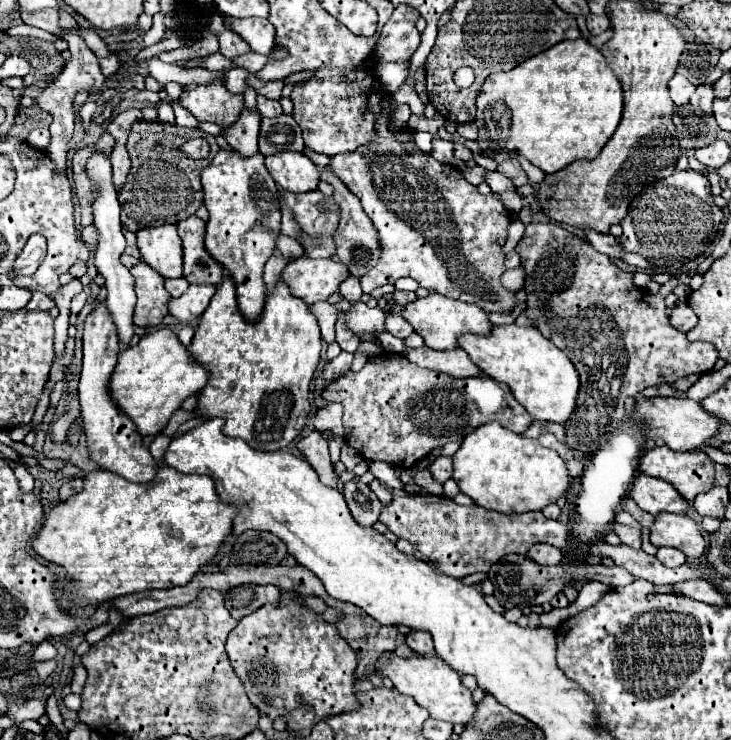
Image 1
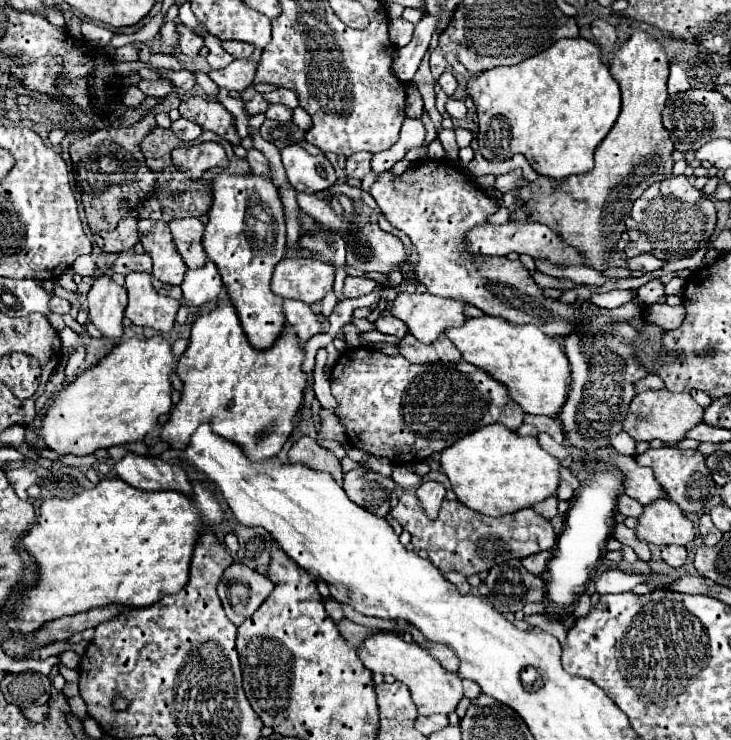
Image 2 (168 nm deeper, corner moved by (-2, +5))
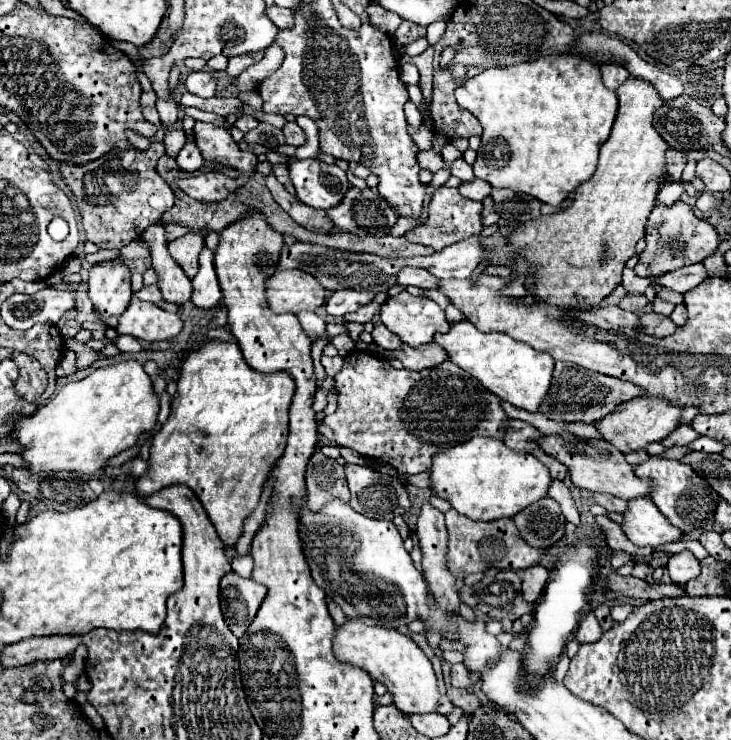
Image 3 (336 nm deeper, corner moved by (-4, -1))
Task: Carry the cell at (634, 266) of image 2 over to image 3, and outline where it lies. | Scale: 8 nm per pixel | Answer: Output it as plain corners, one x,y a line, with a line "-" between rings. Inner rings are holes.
695,263
695,265
687,265
687,267
681,267
681,269
651,277
651,281
655,281
661,287
673,289
677,293
687,293
693,287
697,287
697,283
701,283
705,277
707,277
705,267
701,263

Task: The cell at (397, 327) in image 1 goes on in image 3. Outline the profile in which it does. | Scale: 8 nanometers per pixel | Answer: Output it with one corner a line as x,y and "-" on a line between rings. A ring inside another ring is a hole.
383,323
381,325
377,325
375,329
373,329
373,341
379,345
379,347
383,347
383,349
389,349
389,351
393,351
393,349
399,349
401,345
403,345
403,341
397,337
397,335
393,335

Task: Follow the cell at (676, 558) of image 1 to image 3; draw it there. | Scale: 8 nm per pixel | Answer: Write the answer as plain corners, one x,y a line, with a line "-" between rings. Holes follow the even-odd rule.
681,551
677,555
671,555
667,561
667,573
673,583
685,585
689,579
695,579
699,575
699,561
693,557
691,551

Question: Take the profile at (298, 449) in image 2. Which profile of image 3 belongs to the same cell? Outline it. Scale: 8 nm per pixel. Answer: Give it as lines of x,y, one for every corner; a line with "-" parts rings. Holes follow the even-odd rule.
319,449
311,455
305,473
305,487
307,487
307,505
311,511
325,505
333,497
341,497
349,501
349,487
343,473
343,467
337,459
325,457

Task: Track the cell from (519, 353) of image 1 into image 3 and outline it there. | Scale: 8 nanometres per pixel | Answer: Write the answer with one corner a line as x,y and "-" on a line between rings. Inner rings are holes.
469,321
451,325
449,333
437,333
435,341
449,353
449,359
453,363
457,363
469,375
473,375
483,387
487,387
499,399
529,413
539,411
539,405
543,403
553,379
555,361
549,353
535,351
533,347
515,341
505,333
481,333

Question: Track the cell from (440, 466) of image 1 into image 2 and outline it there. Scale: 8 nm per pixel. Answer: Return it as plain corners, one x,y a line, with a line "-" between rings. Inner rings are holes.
425,481
419,485
417,489
417,499
423,505
423,511
427,513
427,517
437,517
439,513
439,505
445,501
445,489
441,483
437,481

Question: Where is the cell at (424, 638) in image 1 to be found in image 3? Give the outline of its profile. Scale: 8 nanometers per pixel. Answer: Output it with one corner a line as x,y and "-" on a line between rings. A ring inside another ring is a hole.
463,663
451,665
451,683
453,683
453,687
461,687
461,689
465,689
469,685
469,671
465,671

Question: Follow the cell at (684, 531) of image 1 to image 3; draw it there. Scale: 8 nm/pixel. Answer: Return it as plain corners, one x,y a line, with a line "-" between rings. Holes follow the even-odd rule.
649,497
629,501
629,511
623,517
625,523
621,527
637,547
655,549
683,537
683,531
671,525
669,519
657,509
657,505
649,501

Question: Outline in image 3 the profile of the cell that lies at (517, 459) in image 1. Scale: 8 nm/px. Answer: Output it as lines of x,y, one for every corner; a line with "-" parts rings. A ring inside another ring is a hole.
473,437
445,453
437,453
429,473
433,481
431,487
437,495
447,499
461,515
475,521
517,515
531,503
543,499
553,481
549,469
531,453
513,451
493,437

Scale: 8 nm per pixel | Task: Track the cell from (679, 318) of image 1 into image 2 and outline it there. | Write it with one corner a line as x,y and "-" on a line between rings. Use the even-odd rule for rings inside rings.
653,303
653,305
647,305
643,317
647,317
647,321
653,321
655,325
659,325
663,331
671,331
683,323
685,307
683,305
671,307
667,303

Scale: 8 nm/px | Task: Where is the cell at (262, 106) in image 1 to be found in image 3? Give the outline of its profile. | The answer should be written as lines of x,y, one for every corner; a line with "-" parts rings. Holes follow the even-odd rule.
287,121
285,127
283,127
283,133
285,133
285,139
289,145
303,145
305,143
305,133
301,131
301,127
295,123
295,121

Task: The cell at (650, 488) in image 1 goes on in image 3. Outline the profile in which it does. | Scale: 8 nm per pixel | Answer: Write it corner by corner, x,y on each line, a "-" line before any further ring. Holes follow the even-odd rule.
571,433
563,435
547,435
541,439
541,449
555,459
559,459
563,465
567,465
571,481
579,489
587,491
597,491
597,493
609,493
619,499
631,501
637,497
647,497
651,491
651,479
641,479
635,475
633,467
625,461
625,455
617,451
615,447
609,447
607,441
599,439
583,439
575,437

